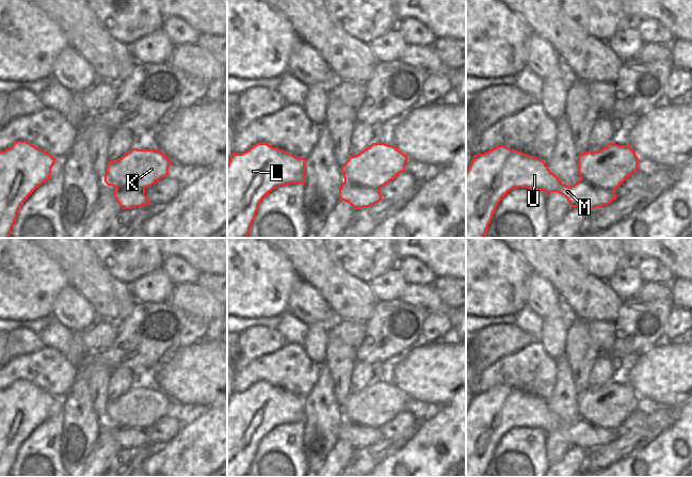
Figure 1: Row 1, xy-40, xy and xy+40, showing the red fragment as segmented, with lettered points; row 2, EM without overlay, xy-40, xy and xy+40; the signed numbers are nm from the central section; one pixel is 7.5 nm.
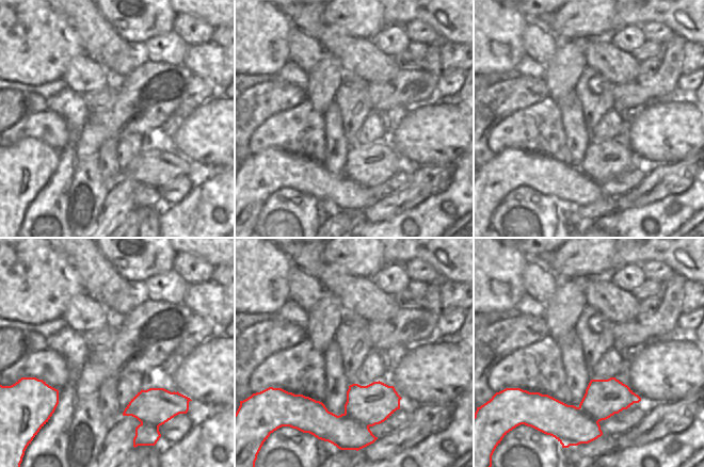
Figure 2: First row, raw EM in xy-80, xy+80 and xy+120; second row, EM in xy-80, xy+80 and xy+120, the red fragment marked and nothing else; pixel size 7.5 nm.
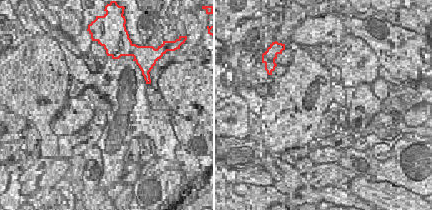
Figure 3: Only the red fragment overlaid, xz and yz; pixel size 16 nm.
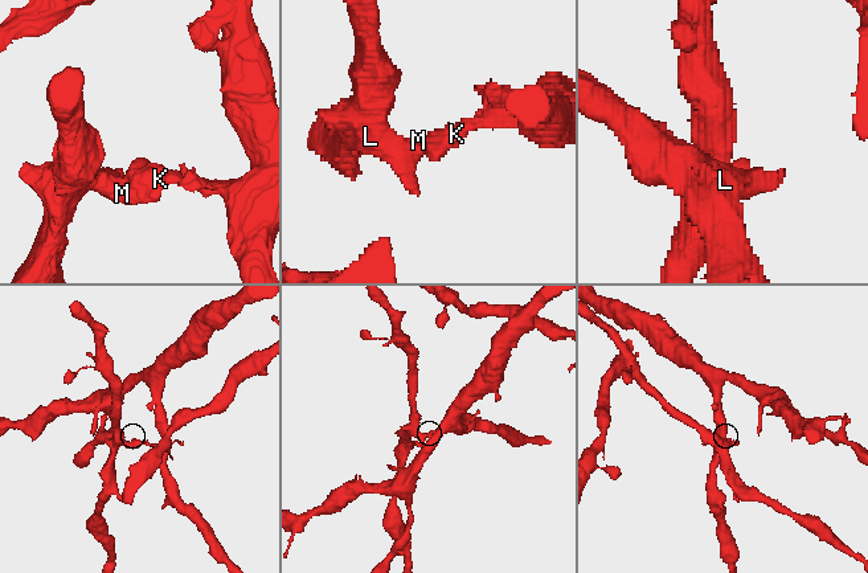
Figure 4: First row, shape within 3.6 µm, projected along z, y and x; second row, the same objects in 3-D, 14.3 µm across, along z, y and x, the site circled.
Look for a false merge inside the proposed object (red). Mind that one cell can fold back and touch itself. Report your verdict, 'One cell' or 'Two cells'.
One cell.

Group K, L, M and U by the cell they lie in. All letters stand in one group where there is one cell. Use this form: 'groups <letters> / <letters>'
groups K L M U

